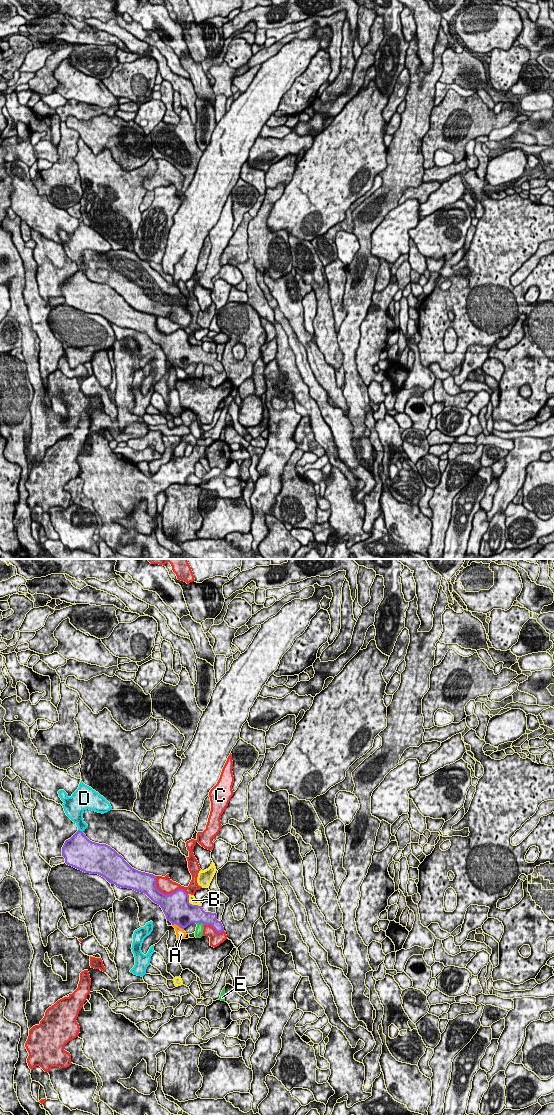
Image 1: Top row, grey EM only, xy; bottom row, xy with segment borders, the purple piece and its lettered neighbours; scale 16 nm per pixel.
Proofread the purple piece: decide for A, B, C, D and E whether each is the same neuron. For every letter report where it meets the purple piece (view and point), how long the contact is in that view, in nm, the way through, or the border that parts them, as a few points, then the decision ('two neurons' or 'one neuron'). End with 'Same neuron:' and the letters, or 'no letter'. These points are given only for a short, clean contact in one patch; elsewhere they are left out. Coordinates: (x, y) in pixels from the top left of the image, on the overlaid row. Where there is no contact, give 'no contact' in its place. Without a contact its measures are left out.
A: contact xy (178, 925); length 200 nm; border xy (172, 924), (177, 924), (183, 929); two neurons
B: contact xy (191, 904); length 300 nm; two neurons
C: contact xy (165, 894); length 600 nm; two neurons
D: contact xy (79, 830); length 100 nm; two neurons
E: contact xy (200, 922); length 130 nm; two neurons
Same neuron: no letter

